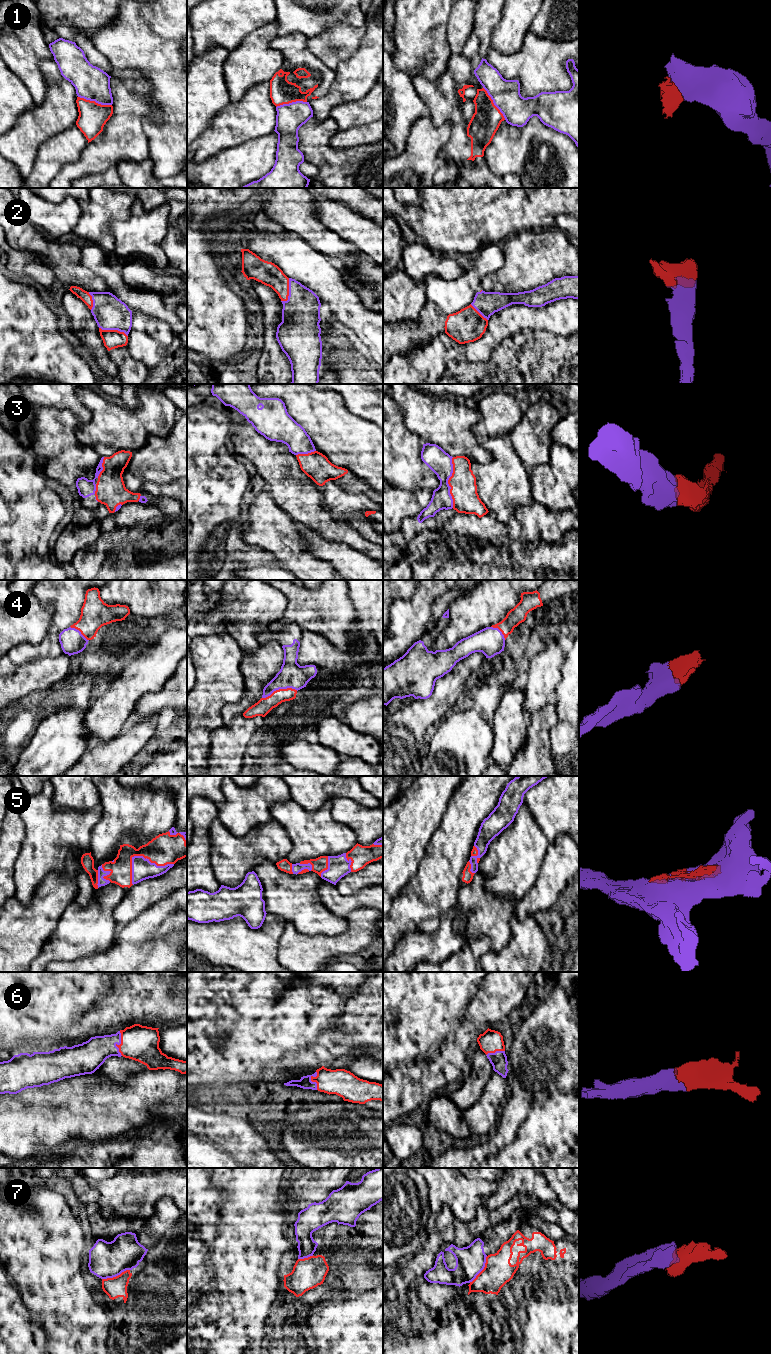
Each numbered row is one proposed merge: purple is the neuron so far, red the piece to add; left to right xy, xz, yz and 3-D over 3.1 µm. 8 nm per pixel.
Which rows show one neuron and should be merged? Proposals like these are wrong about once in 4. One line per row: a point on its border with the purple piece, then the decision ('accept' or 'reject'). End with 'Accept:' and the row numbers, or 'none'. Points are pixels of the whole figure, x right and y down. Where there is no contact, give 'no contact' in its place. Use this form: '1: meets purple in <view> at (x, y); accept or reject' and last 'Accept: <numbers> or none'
1: meets purple in xy at (95, 101); accept
2: meets purple in xy at (113, 329); accept
3: meets purple in yz at (447, 482); accept
4: meets purple in xz at (279, 688); accept
5: meets purple in xy at (140, 856); accept
6: meets purple in xy at (120, 1043); accept
7: meets purple in xy at (115, 1276); reject
Accept: 1, 2, 3, 4, 5, 6

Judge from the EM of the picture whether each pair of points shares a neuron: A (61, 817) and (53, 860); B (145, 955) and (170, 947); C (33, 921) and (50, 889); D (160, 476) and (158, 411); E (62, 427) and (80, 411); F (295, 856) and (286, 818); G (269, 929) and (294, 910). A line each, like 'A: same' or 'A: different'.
A: same
B: same
C: same
D: different
E: different
F: same
G: different

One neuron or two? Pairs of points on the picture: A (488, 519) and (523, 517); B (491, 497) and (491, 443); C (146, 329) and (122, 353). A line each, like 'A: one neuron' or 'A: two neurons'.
A: one neuron
B: one neuron
C: two neurons

